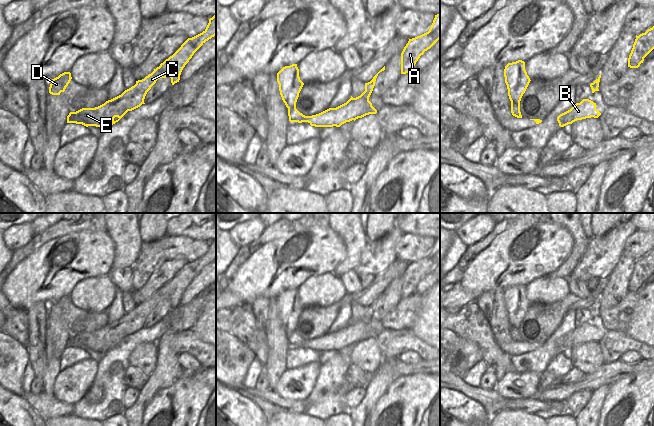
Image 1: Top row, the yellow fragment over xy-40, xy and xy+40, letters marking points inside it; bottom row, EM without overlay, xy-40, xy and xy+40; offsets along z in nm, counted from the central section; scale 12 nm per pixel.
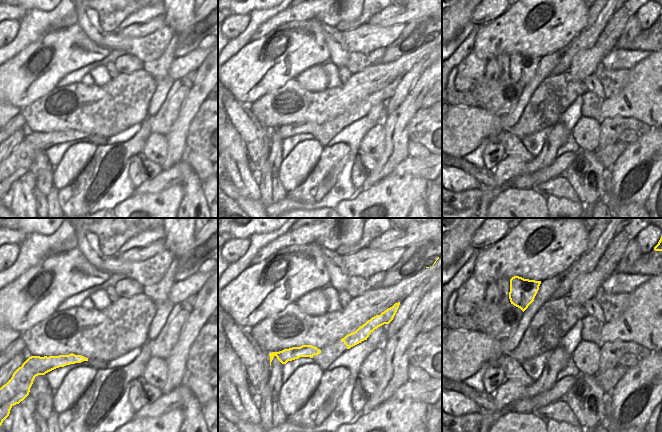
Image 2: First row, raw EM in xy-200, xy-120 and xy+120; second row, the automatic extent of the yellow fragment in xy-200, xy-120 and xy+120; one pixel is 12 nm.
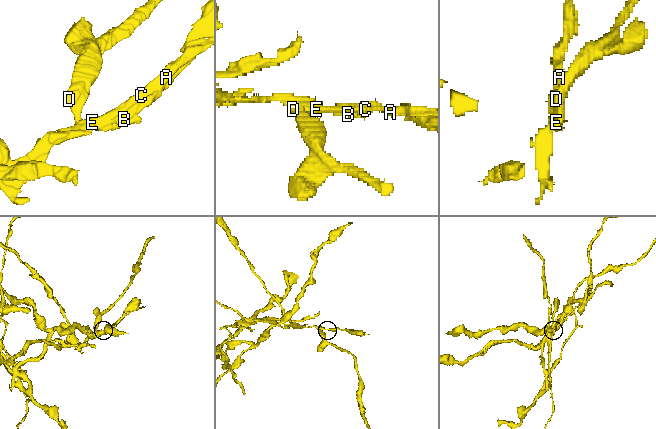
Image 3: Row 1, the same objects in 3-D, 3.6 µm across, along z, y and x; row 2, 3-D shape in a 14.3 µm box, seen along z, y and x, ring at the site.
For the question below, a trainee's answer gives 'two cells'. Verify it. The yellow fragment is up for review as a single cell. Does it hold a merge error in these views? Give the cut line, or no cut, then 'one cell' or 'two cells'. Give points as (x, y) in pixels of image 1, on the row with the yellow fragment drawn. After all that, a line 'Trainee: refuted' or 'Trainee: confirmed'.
cut xy+40 (511, 105), (519, 107); two cells
Trainee: confirmed

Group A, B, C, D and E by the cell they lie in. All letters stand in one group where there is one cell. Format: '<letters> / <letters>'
A B C E / D

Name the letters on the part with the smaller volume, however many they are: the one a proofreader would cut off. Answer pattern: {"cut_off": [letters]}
{"cut_off": ["D"]}

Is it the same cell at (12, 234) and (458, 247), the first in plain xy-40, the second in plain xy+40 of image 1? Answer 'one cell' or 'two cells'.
two cells

